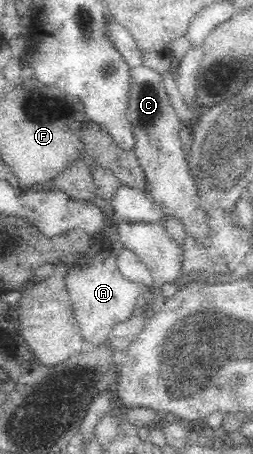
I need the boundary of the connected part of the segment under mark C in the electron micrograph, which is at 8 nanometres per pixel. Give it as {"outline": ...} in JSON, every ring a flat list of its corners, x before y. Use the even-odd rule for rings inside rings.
{"outline":[[140,64,128,66,126,70,126,106,125,117,129,119,135,134,137,149,135,155,146,171,146,178,154,202,157,202,165,212,177,214,185,224,187,232,197,238,202,238,206,232,204,225,204,210,206,209,197,196,194,185,200,182,190,179,184,167,182,150,177,131,181,122,176,117,170,96,166,93,163,75,152,68]]}

